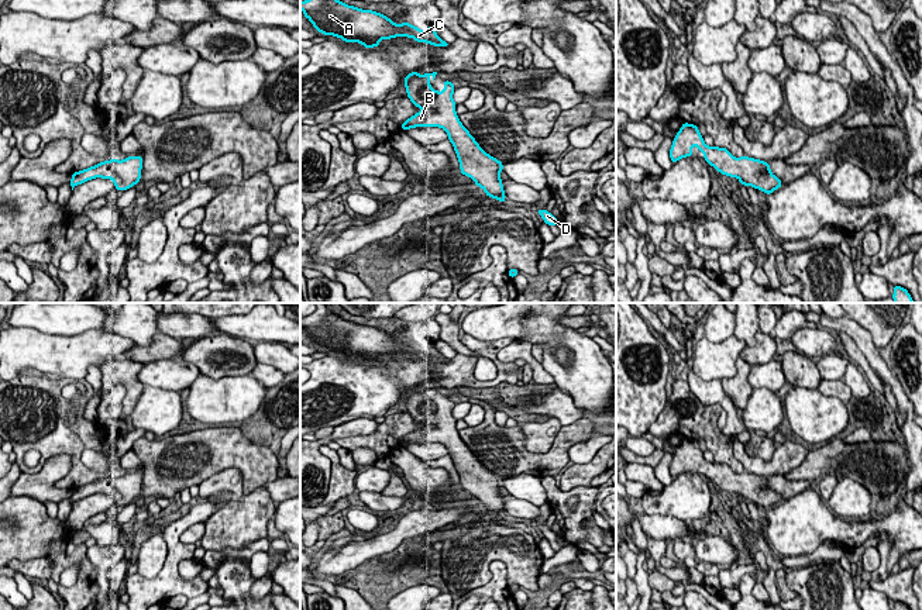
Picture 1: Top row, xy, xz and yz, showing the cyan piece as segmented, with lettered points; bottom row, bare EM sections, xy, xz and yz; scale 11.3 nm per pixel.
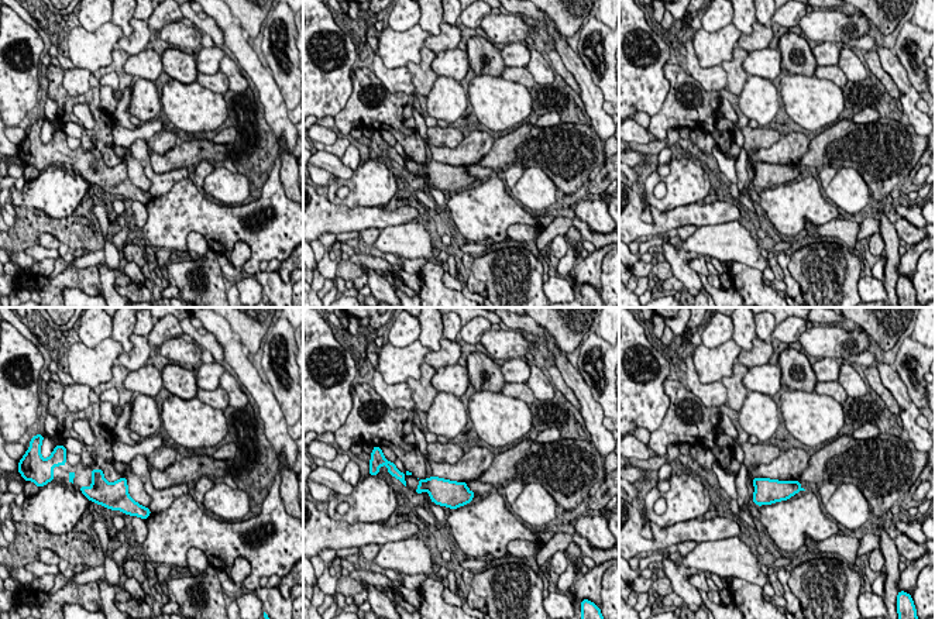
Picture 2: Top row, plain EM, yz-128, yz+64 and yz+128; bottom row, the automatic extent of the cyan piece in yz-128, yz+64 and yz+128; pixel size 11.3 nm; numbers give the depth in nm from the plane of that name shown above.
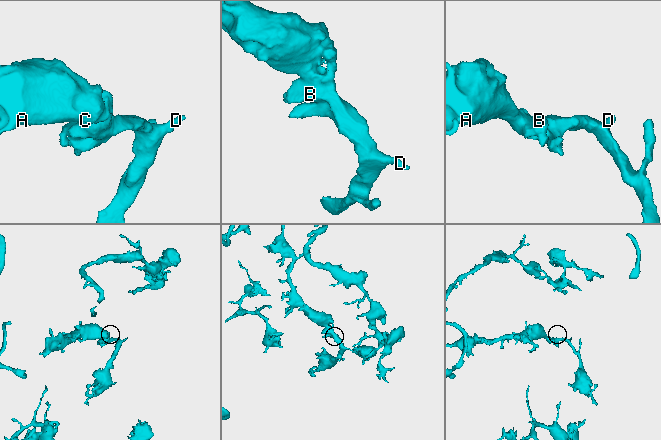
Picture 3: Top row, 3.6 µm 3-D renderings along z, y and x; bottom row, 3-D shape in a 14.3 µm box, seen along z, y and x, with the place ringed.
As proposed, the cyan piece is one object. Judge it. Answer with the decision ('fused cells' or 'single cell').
single cell

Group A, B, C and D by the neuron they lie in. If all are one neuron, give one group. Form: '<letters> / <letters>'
A B C D

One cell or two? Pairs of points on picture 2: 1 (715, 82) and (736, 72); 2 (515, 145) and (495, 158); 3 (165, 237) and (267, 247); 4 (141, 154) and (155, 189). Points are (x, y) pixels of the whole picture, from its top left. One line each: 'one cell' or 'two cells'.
1: two cells
2: one cell
3: one cell
4: one cell

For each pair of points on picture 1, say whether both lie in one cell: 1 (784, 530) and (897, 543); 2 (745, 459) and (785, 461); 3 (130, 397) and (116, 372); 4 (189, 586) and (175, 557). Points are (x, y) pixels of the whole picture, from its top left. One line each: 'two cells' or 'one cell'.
1: one cell
2: one cell
3: one cell
4: one cell

